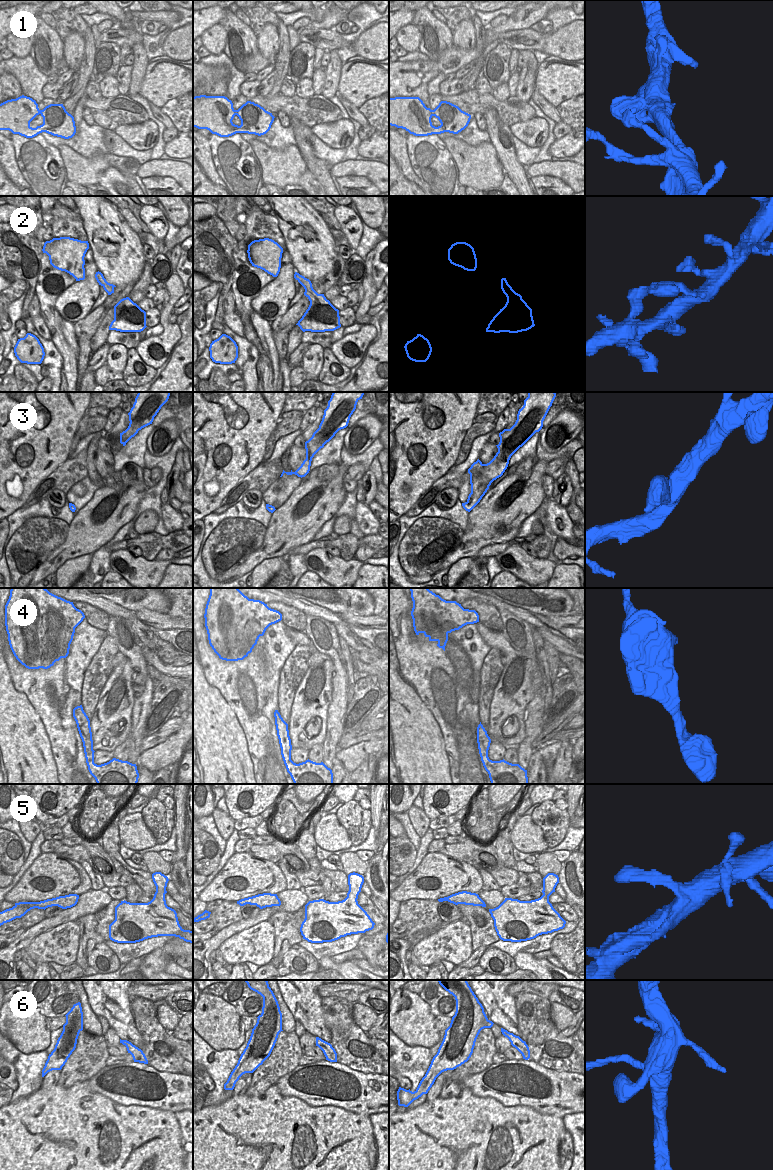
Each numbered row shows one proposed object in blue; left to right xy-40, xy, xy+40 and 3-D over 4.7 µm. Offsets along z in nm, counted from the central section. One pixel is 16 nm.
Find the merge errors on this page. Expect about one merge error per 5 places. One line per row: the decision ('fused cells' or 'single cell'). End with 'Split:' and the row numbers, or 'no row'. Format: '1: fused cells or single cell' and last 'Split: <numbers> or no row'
1: single cell
2: single cell
3: single cell
4: single cell
5: single cell
6: single cell
Split: no row

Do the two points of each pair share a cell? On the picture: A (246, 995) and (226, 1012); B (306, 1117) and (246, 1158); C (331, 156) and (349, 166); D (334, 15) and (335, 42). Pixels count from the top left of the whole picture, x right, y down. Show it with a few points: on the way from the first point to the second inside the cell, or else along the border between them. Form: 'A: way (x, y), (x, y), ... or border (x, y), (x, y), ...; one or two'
A: border (221, 997), (230, 1003), (240, 1016); two
B: way (275, 1123), (218, 1123), (216, 1127); one
C: border (355, 158), (340, 161), (332, 166); two
D: border (308, 28), (332, 29); two

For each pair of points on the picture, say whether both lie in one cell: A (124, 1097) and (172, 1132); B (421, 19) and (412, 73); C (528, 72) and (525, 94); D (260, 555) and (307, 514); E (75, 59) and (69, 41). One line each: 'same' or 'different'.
A: different
B: different
C: same
D: same
E: same

